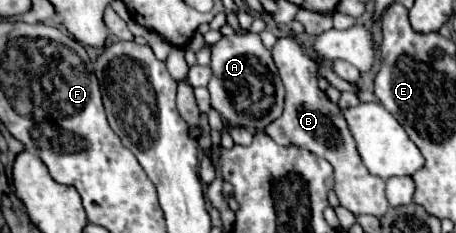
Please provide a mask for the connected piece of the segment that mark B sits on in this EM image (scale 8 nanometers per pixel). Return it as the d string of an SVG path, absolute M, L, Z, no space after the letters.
M291 37L277 39L277 45L273 47L273 59L283 79L287 97L285 97L283 115L265 129L267 135L279 145L295 145L315 153L317 157L327 159L333 165L333 175L335 175L333 189L339 197L339 203L345 209L349 209L353 215L363 215L363 213L375 217L385 215L389 207L385 197L385 181L377 179L377 175L371 175L367 167L361 163L361 157L355 149L355 141L349 133L345 117L341 115L341 109L333 105L329 97L317 87L315 61L309 59Z

